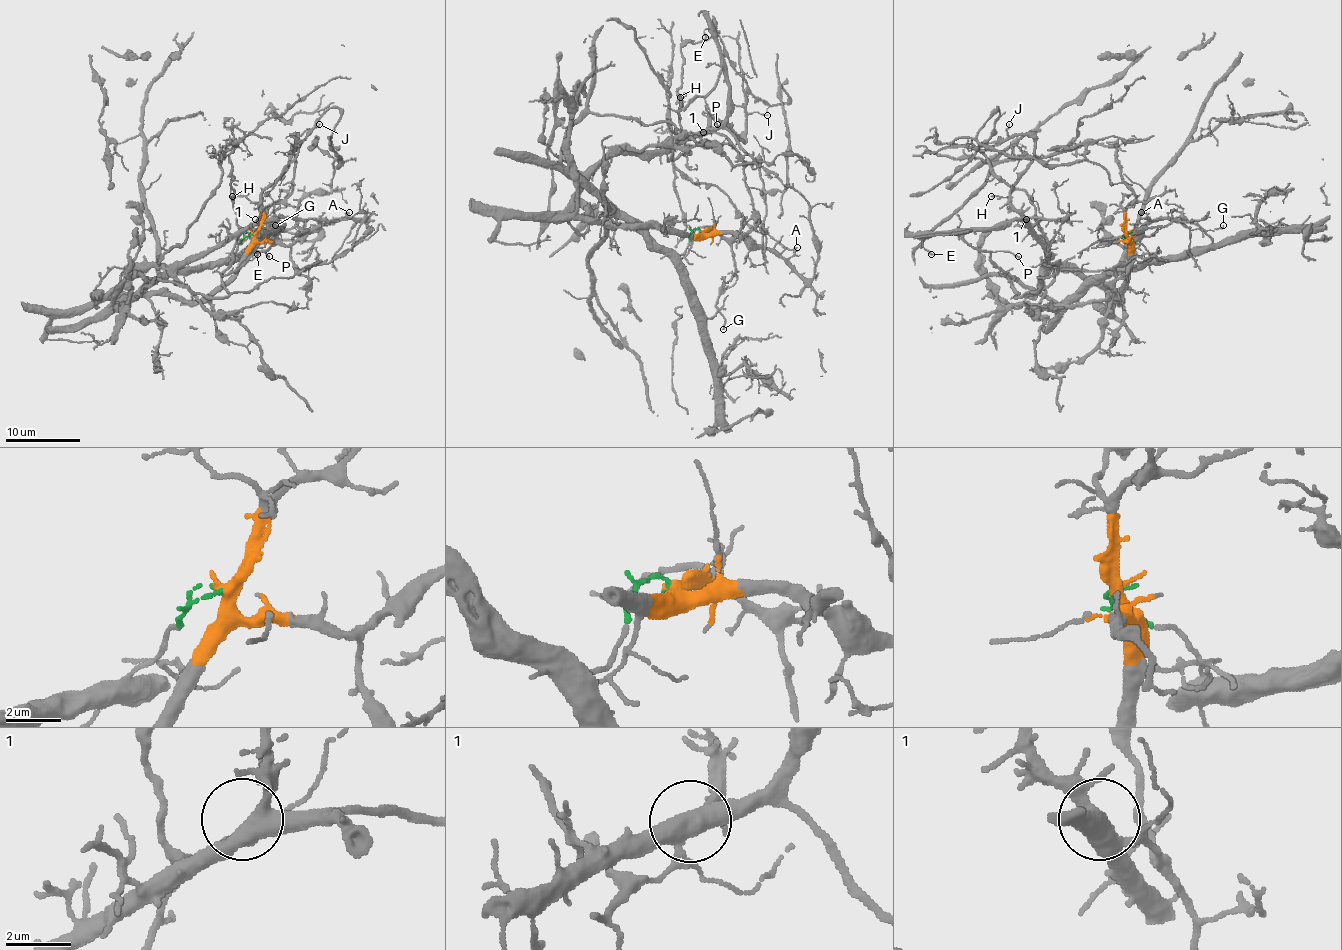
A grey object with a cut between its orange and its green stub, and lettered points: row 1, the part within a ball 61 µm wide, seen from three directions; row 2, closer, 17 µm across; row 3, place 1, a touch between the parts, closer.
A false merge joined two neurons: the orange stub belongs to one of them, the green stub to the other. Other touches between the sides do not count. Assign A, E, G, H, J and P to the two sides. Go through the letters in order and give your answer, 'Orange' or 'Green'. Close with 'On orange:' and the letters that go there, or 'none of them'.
A: Orange
E: Orange
G: Green
H: Green
J: Orange
P: Orange
On orange: A, E, J, P

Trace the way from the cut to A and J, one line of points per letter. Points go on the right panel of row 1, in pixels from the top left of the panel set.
A: (1126, 232), (1129, 246), (1152, 219), (1141, 212)
J: (1126, 232), (1122, 300), (1049, 264), (1011, 202), (1033, 140), (1009, 135), (1009, 123)

